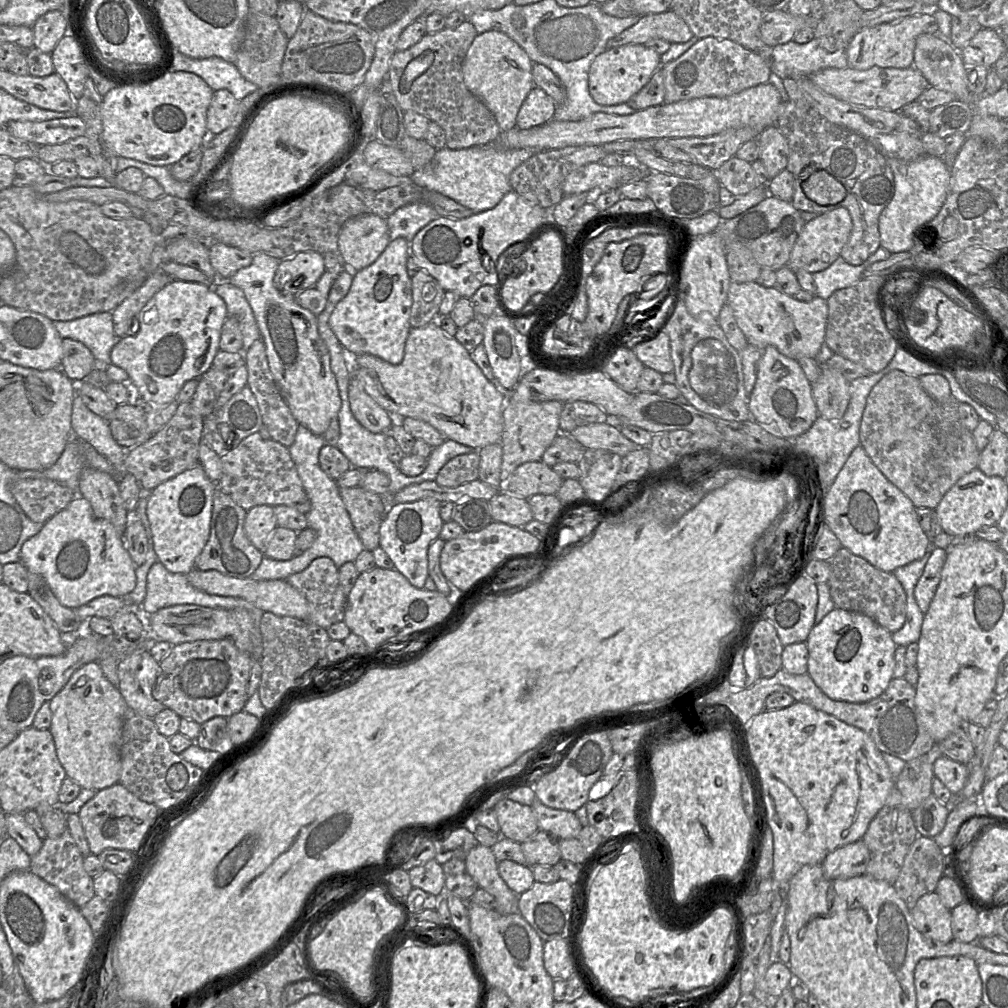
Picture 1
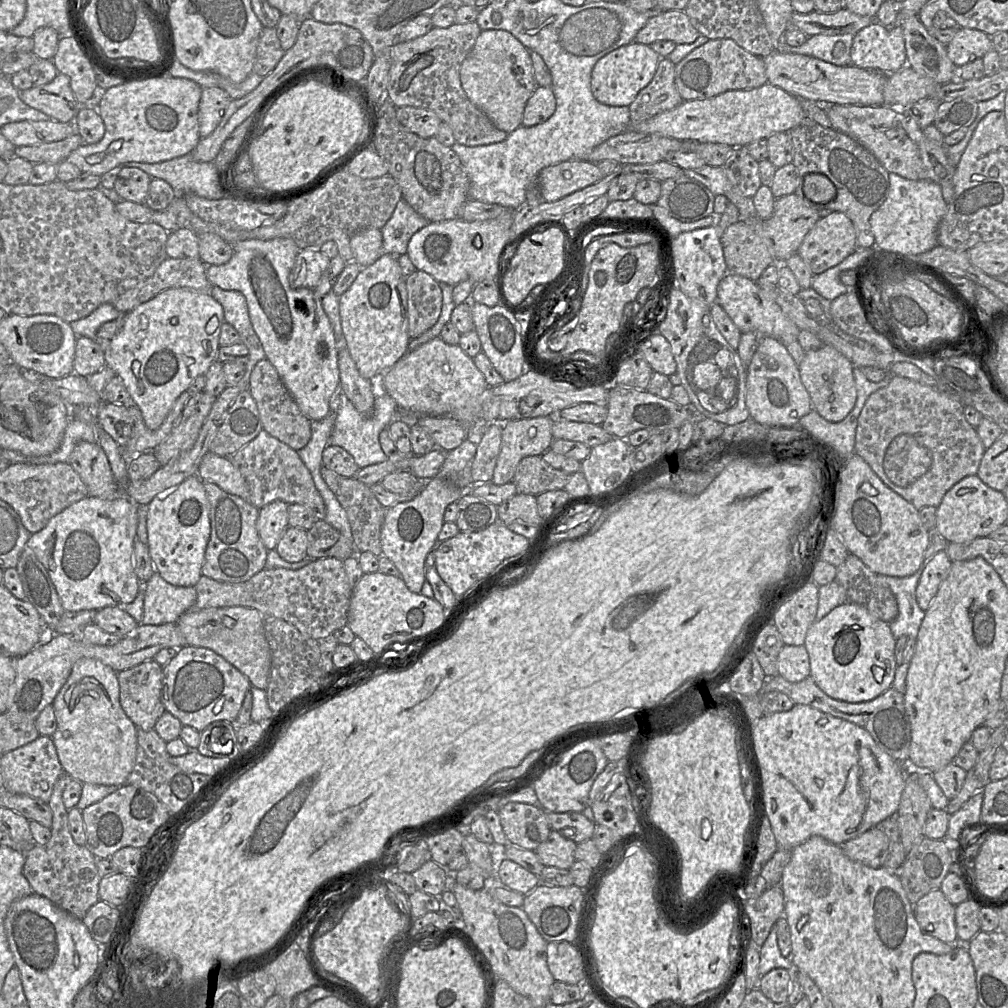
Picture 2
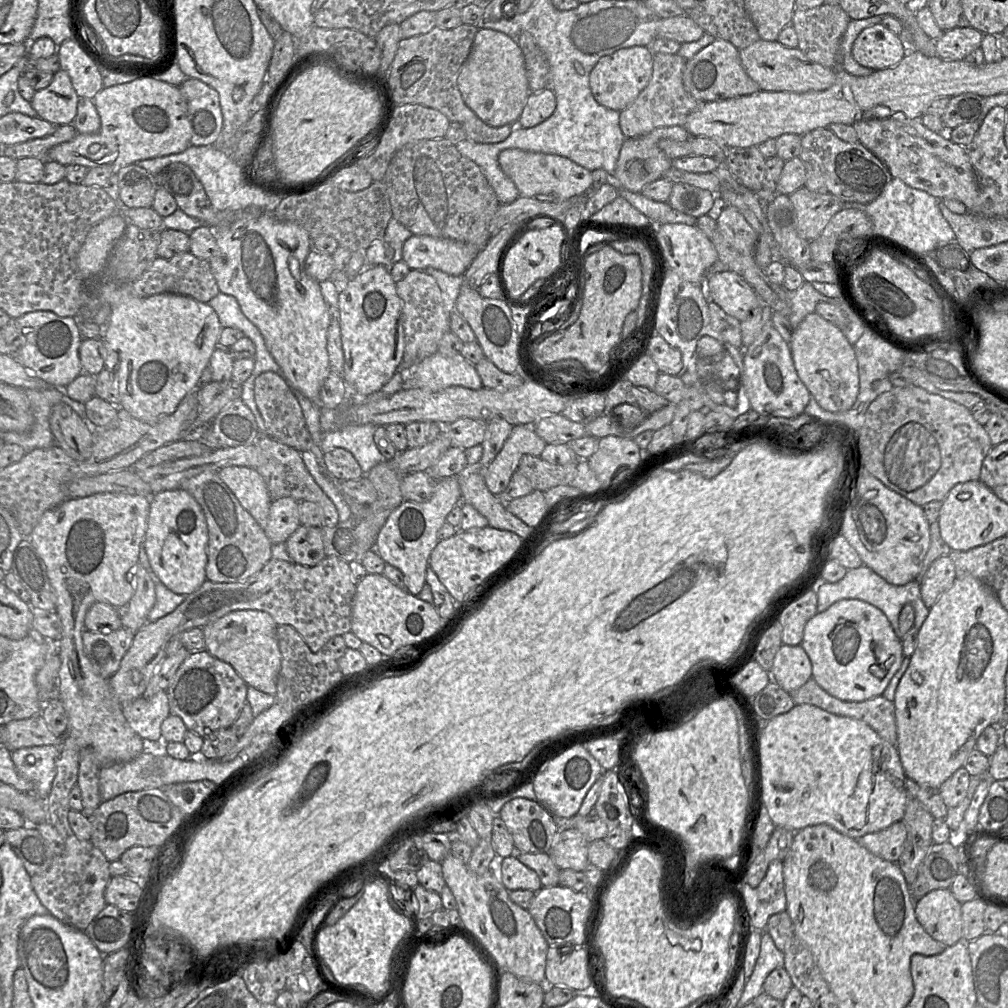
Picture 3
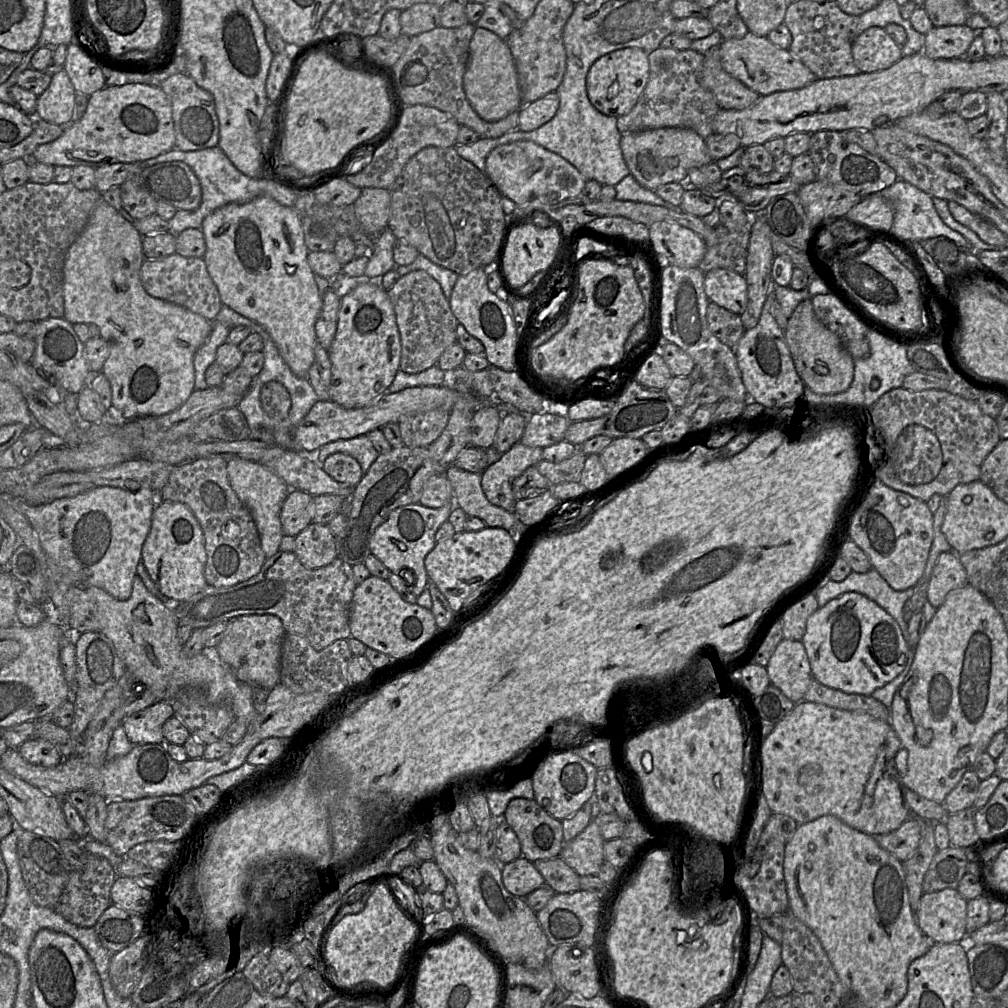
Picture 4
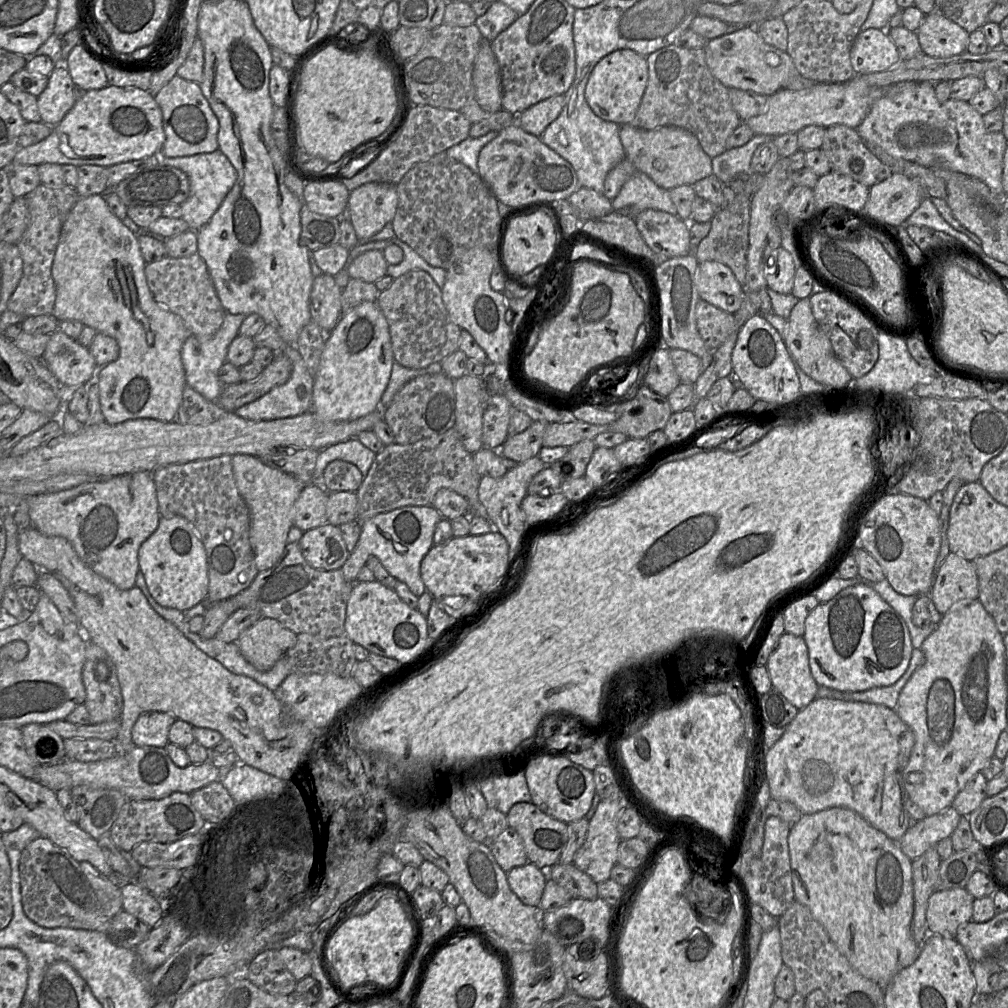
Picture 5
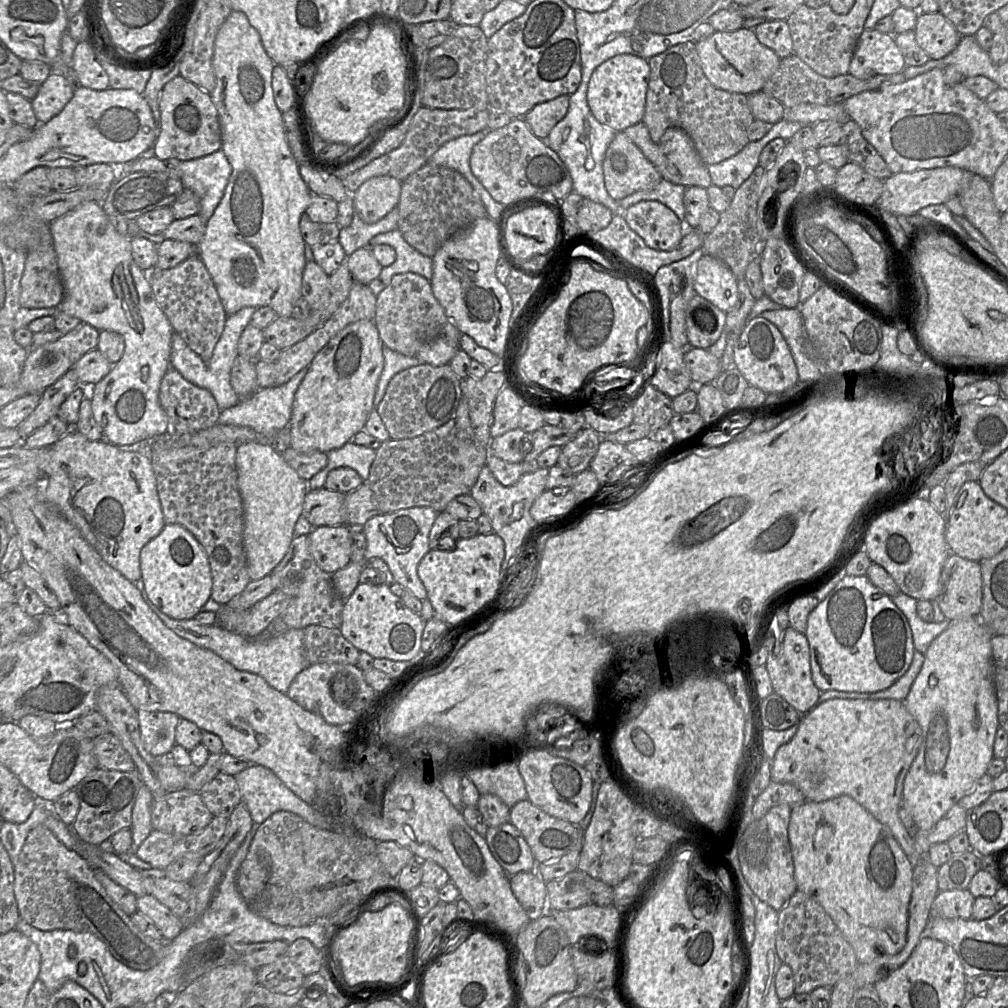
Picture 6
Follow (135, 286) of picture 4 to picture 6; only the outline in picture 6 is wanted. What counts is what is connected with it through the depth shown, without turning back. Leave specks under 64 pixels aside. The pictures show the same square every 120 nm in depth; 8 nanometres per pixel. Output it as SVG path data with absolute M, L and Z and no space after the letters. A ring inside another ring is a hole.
M95 201L84 202L53 220L50 232L63 284L63 299L57 306L59 312L77 317L82 323L88 323L99 331L118 332L124 338L122 358L96 383L92 398L93 414L102 428L103 440L117 446L130 446L166 433L171 426L159 402L159 390L161 381L171 366L173 327L155 300L149 275L136 265L132 257L131 238L115 230L101 203Z

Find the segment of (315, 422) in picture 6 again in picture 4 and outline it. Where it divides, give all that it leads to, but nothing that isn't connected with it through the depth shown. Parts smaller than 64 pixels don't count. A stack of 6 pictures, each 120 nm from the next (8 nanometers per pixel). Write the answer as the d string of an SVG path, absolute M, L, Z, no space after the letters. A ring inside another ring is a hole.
M366 283L357 286L351 290L348 294L341 298L340 309L338 312L338 325L335 338L331 344L330 349L328 350L329 359L331 362L331 383L330 383L330 400L339 404L340 406L347 409L356 409L366 407L378 398L385 394L389 386L392 384L397 371L400 369L400 357L401 357L401 342L400 334L396 323L396 317L392 302L387 294L387 291L382 287L379 287L375 284Z

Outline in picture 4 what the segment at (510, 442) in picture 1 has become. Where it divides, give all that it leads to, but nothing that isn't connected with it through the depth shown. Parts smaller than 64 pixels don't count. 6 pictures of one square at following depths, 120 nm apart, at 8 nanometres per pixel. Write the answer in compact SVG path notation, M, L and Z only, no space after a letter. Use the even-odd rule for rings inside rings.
M518 442L481 474L481 486L488 501L508 512L515 512L512 483L527 468L542 460L540 447L528 447Z

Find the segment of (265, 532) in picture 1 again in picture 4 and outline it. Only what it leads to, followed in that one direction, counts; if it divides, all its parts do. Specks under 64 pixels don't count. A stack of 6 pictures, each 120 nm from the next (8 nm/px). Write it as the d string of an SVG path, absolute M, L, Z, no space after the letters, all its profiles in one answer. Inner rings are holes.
M290 490L280 510L283 535L295 537L312 523L312 518L312 496L301 490Z

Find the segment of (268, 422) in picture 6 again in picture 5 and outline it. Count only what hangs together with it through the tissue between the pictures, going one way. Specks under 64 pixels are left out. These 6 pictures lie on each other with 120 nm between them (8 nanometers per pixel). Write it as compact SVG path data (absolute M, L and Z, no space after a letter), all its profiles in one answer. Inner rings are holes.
M286 345L282 352L292 361L290 378L258 399L239 407L235 410L237 415L249 420L272 420L311 410L314 378L296 345ZM299 386L305 387L305 395L299 396Z

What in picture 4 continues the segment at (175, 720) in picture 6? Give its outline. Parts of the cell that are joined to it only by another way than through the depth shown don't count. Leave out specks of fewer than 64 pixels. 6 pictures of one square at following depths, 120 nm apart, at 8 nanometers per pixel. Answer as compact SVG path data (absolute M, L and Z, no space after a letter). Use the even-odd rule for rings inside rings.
M162 700L123 719L121 725L133 745L165 742L164 723L175 715L169 700Z

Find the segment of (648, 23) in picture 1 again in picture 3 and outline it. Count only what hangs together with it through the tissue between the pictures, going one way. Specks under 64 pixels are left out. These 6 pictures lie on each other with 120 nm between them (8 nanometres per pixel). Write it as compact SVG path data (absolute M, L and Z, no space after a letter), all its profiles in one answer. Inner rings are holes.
M687 14L662 18L656 30L656 38L666 38L678 43L695 42L705 31L695 23Z

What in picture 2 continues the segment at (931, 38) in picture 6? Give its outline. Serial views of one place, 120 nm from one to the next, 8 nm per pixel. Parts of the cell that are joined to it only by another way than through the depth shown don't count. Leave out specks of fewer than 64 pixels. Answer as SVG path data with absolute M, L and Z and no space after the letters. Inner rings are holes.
M959 27L952 41L946 45L947 53L956 67L961 67L994 48L992 38L985 32Z

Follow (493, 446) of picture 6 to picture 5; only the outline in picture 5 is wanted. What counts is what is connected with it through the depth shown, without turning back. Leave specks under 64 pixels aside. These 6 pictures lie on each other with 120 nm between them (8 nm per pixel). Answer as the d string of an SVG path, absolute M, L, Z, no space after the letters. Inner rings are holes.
M533 421L525 431L508 437L502 445L502 456L516 463L538 456L548 424Z

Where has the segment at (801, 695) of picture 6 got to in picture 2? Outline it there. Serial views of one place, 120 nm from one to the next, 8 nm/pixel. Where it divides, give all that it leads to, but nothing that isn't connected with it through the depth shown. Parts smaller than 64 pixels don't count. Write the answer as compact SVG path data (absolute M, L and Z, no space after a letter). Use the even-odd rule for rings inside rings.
M784 645L777 658L778 675L791 683L810 676L809 655L802 646Z

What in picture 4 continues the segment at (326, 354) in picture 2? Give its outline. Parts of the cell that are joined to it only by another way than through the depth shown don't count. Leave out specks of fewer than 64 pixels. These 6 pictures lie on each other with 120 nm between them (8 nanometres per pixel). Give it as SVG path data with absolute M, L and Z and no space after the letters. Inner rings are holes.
M260 196L247 203L230 203L214 210L203 220L201 231L206 244L203 260L223 305L263 326L292 372L308 378L318 343L315 323L322 309L323 294L307 261L309 250L297 211L268 196Z

